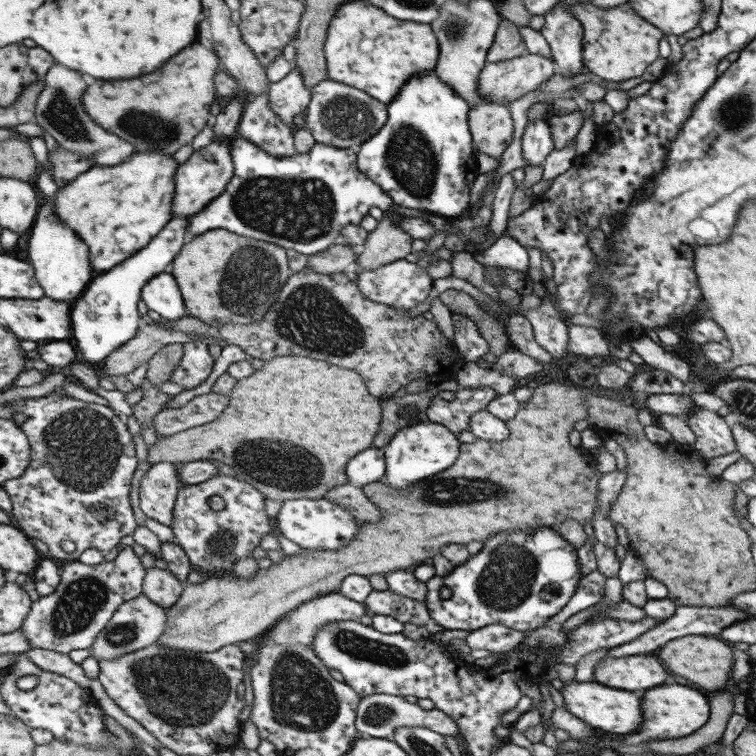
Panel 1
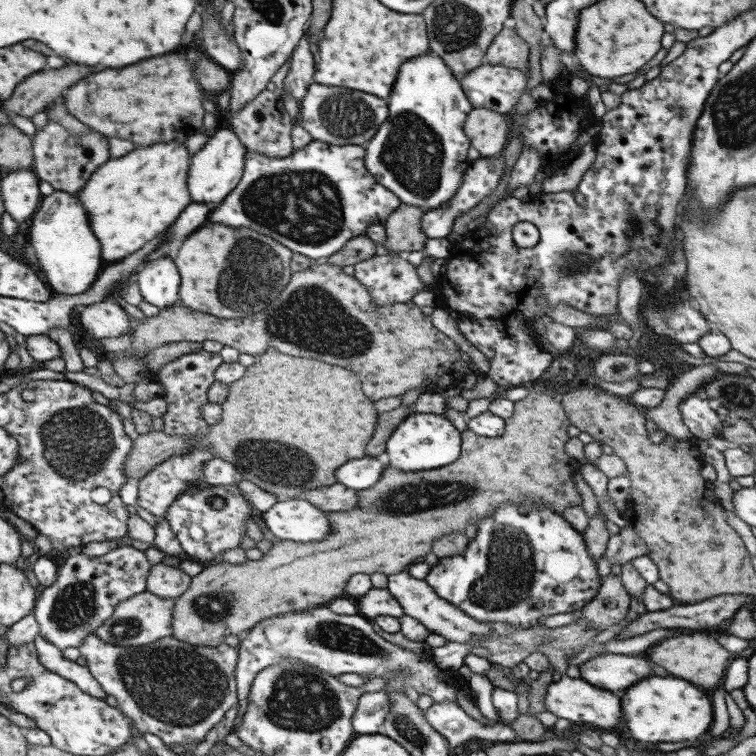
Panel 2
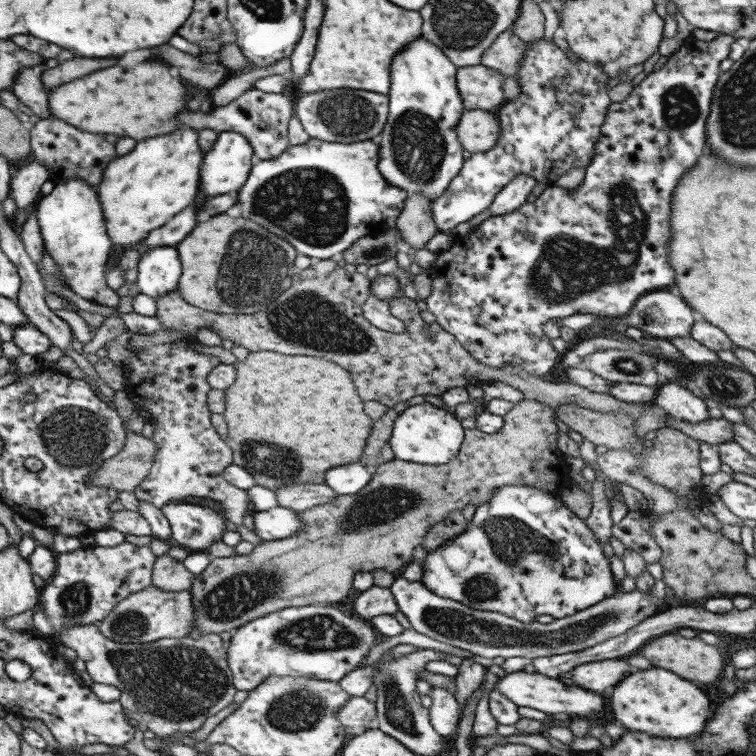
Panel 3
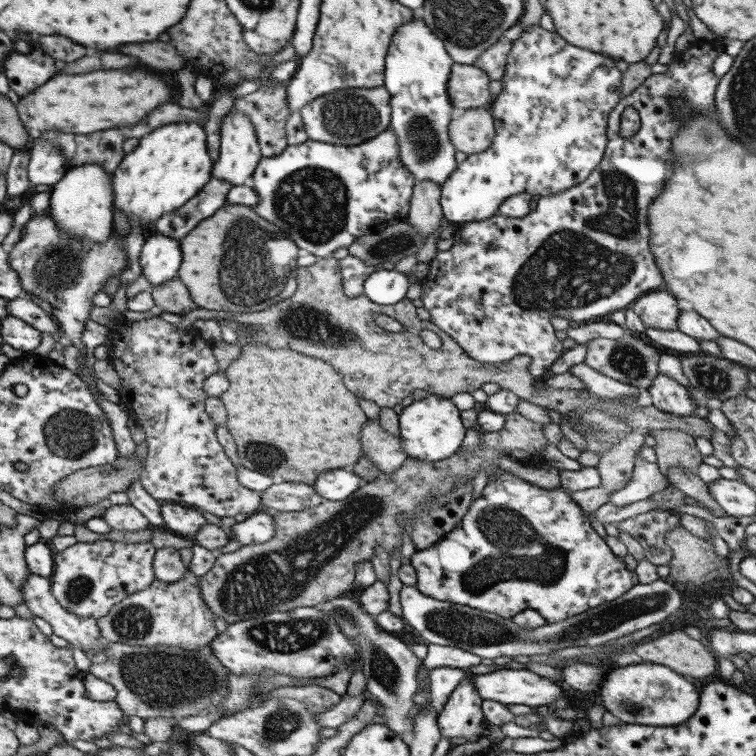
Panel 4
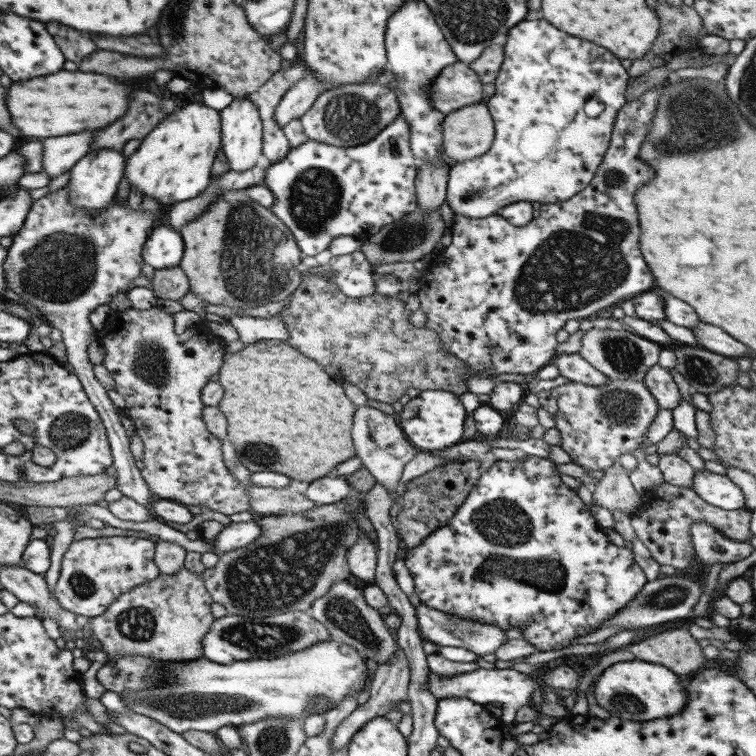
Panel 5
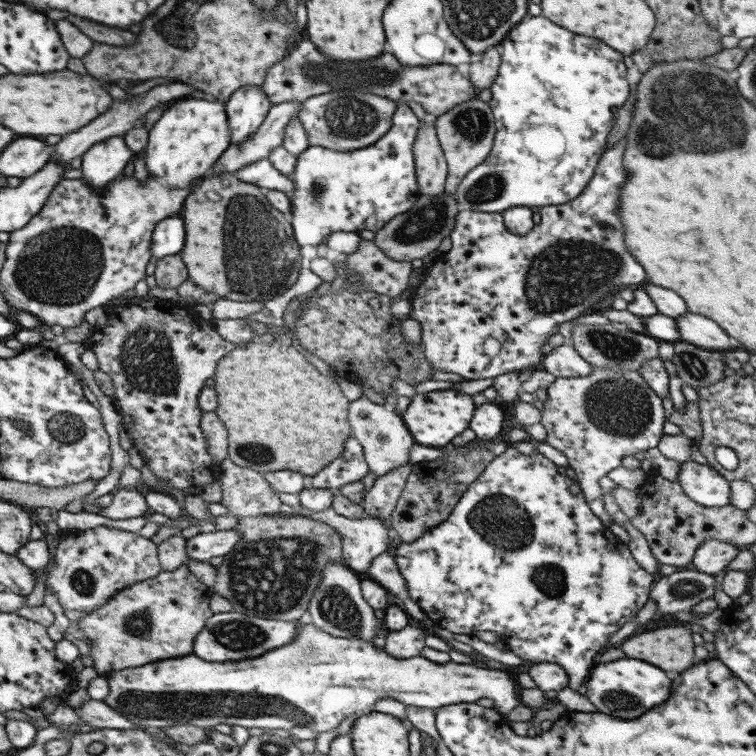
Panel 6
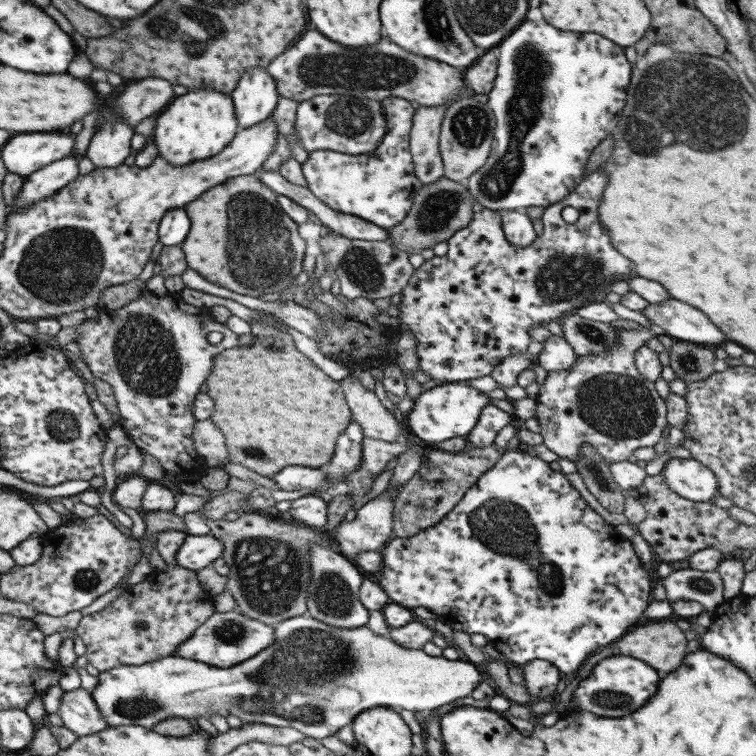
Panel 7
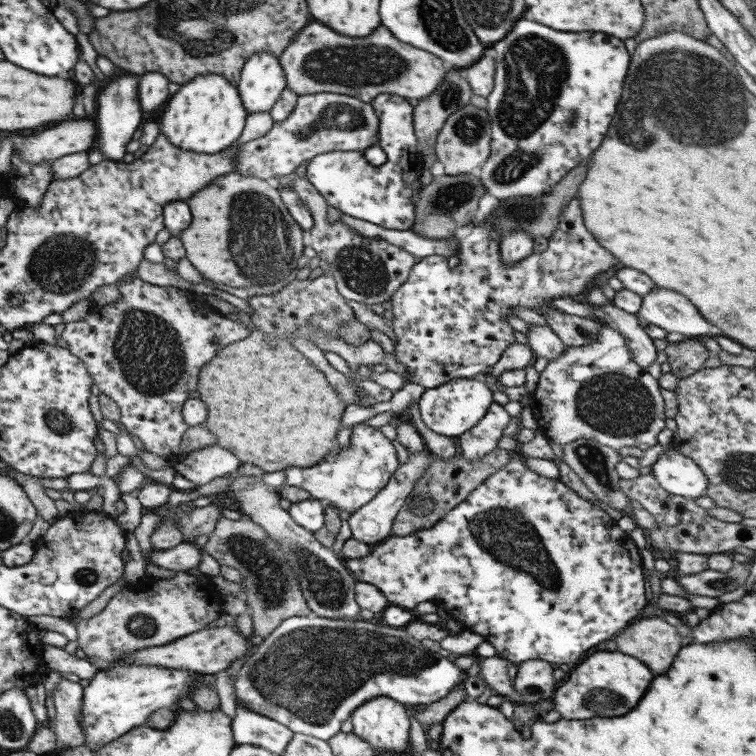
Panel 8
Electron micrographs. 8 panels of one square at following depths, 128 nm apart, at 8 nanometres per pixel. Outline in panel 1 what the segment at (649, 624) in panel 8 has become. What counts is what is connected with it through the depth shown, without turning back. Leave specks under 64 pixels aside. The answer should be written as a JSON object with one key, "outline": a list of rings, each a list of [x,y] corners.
{"outline":[[[683,636],[677,640],[669,640],[665,646],[659,648],[657,658],[661,660],[662,666],[671,670],[673,674],[701,686],[708,692],[722,690],[729,683],[731,667],[733,664],[733,647],[727,642],[721,642],[717,638],[709,636]]]}

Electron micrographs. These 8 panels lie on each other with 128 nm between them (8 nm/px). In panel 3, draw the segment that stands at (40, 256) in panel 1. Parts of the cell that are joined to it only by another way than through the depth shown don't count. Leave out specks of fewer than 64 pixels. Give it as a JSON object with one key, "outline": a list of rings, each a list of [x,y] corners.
{"outline":[[[85,179],[59,180],[49,194],[38,199],[34,210],[43,252],[59,265],[61,282],[85,300],[115,308],[119,296],[105,284],[105,266],[112,246],[95,187]]]}

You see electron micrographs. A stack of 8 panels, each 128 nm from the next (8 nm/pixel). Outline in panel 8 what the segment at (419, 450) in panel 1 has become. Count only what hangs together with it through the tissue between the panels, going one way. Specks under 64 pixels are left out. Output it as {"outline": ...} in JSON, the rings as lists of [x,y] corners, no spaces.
{"outline":[[[458,378],[445,381],[421,393],[417,402],[420,418],[435,434],[456,438],[481,420],[489,405],[493,403],[491,393],[483,378]]]}

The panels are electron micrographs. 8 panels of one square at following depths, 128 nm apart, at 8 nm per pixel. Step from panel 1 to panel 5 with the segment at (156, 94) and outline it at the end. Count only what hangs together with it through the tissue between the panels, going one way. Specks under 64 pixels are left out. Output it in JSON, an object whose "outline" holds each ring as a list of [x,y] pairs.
{"outline":[[[59,70],[49,76],[13,82],[5,94],[5,106],[11,125],[19,128],[21,136],[33,139],[65,136],[91,128],[103,128],[125,114],[129,88],[117,80],[101,74]]]}

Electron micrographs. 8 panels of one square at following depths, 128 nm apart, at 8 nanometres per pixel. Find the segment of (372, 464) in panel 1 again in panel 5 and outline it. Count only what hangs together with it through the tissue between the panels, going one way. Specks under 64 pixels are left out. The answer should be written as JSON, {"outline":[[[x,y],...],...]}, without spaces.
{"outline":[[[326,475],[309,483],[304,494],[305,498],[319,506],[339,503],[352,493],[351,487],[347,485],[347,478]]]}

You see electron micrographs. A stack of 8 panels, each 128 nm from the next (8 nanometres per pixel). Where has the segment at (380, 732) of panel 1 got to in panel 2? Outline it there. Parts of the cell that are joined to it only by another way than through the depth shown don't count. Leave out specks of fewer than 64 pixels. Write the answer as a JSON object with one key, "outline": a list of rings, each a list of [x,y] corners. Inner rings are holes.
{"outline":[[[385,691],[363,693],[357,701],[350,721],[355,735],[377,734],[390,707]],[[451,701],[433,703],[422,713],[429,726],[441,734],[451,748],[471,738],[497,743],[513,742],[517,738],[509,724],[494,722],[492,727],[485,727]]]}

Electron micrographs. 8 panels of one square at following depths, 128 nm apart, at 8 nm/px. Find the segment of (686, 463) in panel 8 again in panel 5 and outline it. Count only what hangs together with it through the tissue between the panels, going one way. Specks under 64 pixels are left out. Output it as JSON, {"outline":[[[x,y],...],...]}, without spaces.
{"outline":[[[707,470],[693,471],[692,492],[707,504],[725,511],[744,508],[743,493],[726,476]]]}

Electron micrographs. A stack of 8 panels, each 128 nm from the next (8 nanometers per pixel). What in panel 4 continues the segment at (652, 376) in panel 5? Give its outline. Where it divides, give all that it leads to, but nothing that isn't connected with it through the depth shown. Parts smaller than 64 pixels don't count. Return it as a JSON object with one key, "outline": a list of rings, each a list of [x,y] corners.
{"outline":[[[657,373],[648,386],[651,405],[657,410],[677,416],[694,416],[693,403],[686,388],[676,380]]]}

